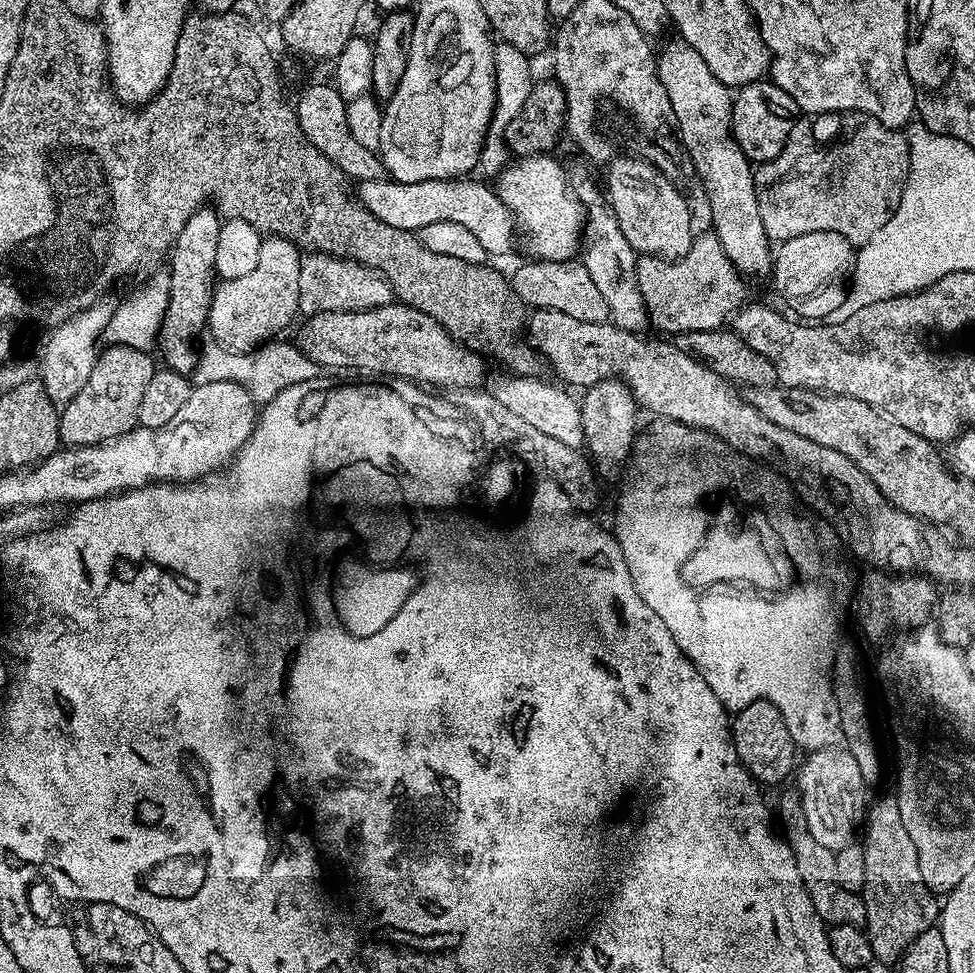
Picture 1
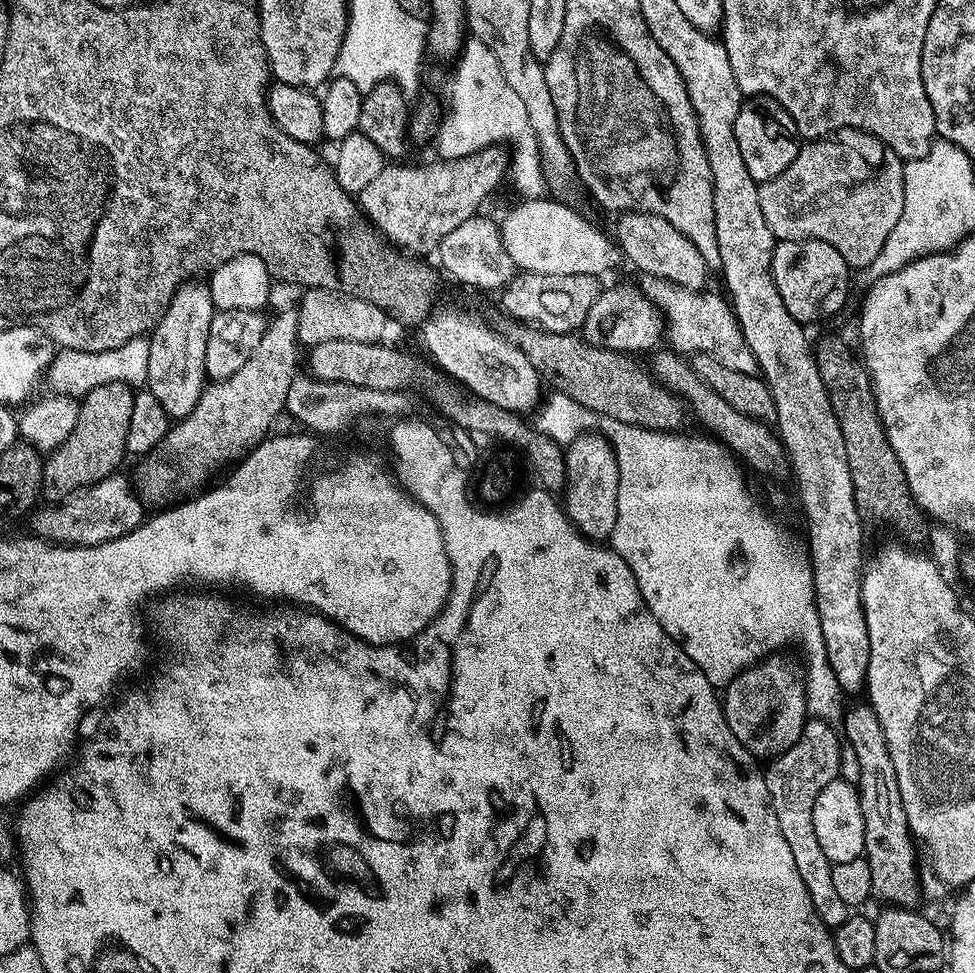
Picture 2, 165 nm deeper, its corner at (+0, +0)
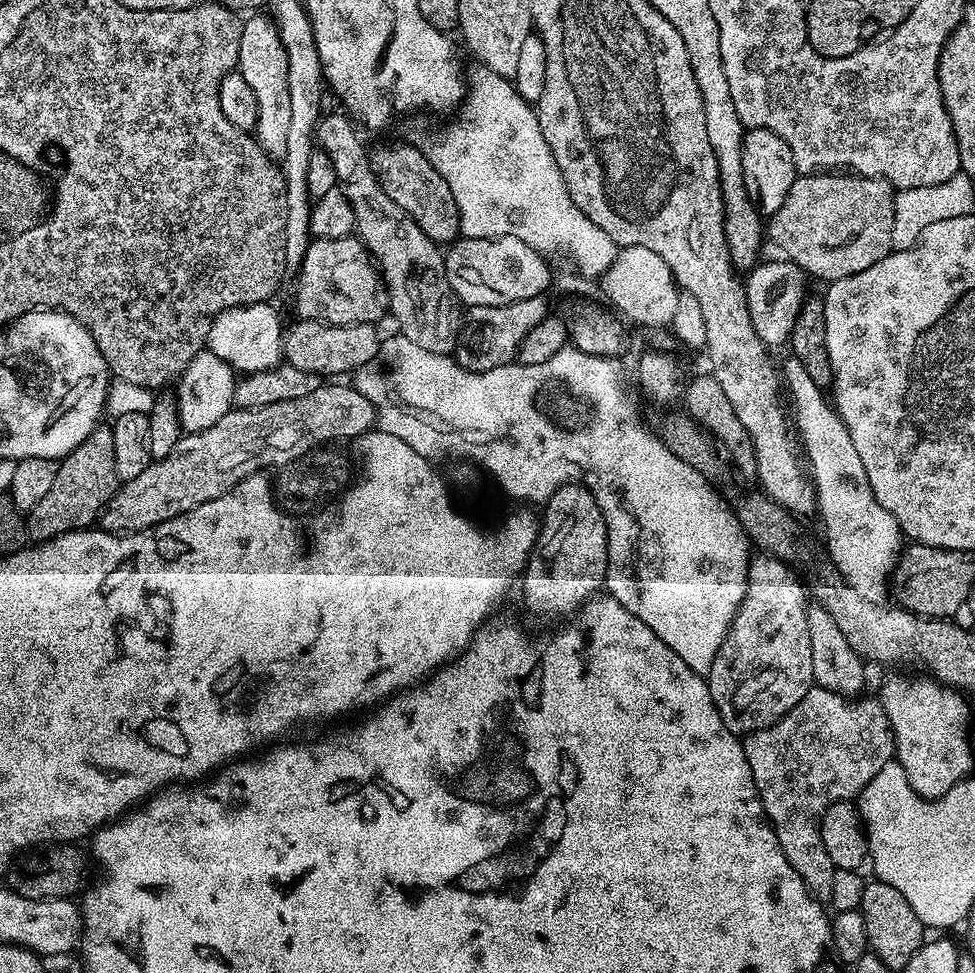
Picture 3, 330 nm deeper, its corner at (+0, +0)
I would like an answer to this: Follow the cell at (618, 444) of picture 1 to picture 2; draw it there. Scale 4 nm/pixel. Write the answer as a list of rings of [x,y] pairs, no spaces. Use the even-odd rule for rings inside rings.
[[[580,436],[564,452],[566,487],[562,493],[564,515],[581,536],[592,542],[609,539],[618,518],[618,462],[611,443],[600,436]]]

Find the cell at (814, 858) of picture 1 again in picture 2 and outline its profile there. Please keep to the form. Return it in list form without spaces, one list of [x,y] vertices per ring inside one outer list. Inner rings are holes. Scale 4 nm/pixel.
[[[824,718],[809,719],[798,742],[794,742],[794,746],[790,746],[790,750],[781,756],[775,757],[769,763],[772,765],[764,772],[768,797],[778,818],[778,827],[782,829],[782,838],[786,838],[786,843],[790,845],[790,854],[798,866],[798,875],[802,877],[802,882],[806,882],[806,890],[818,918],[822,918],[830,930],[842,926],[842,922],[848,920],[850,909],[834,891],[833,865],[826,858],[818,838],[814,838],[814,802],[818,802],[818,794],[841,775],[840,744],[842,748],[837,729],[835,732]]]

